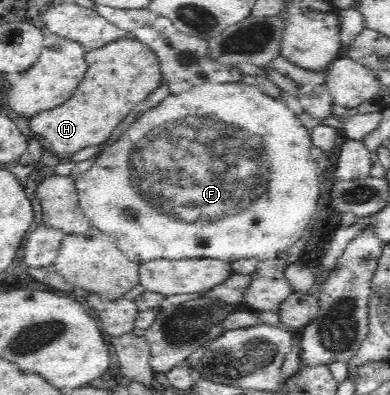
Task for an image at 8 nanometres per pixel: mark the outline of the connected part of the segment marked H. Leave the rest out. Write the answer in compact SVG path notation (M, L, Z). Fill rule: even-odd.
M118 38L108 42L103 48L87 52L85 60L89 64L89 70L73 96L61 106L37 113L29 120L30 130L42 145L43 150L50 150L61 162L71 158L73 154L86 146L100 146L104 143L129 112L139 102L143 102L163 81L158 56L151 50L149 44L135 38Z

